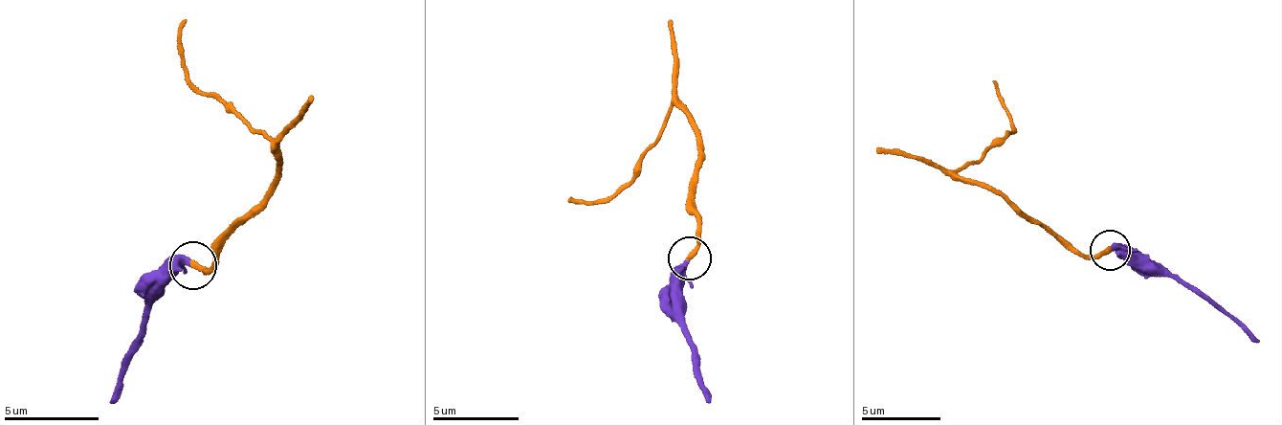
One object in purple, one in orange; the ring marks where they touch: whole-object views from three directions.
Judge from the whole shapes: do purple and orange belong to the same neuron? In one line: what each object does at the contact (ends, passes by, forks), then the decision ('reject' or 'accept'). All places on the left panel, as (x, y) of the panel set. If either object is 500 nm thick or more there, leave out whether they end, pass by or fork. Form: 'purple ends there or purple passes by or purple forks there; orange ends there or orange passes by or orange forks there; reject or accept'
purple ends there; orange ends there; accept

